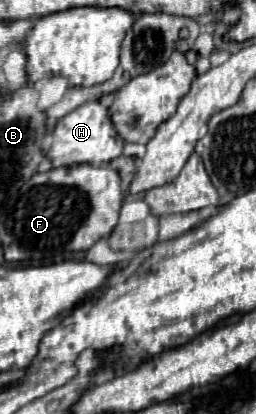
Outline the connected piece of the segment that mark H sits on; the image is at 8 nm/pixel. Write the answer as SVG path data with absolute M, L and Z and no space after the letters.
M86 102L74 112L66 114L52 130L52 146L46 150L48 160L54 168L58 166L80 166L80 164L108 164L118 158L124 148L124 140L112 130L108 110L100 102Z

